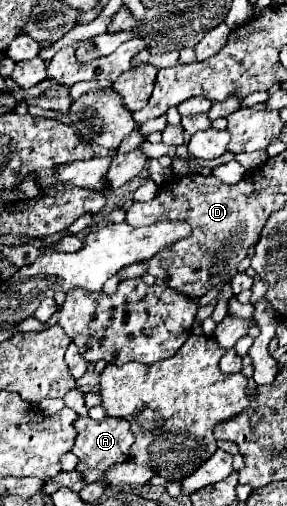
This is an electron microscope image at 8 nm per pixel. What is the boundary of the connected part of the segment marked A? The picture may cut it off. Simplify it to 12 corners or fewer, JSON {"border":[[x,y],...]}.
{"border":[[80,416],[76,470],[106,470],[128,460],[134,442],[122,418]]}

